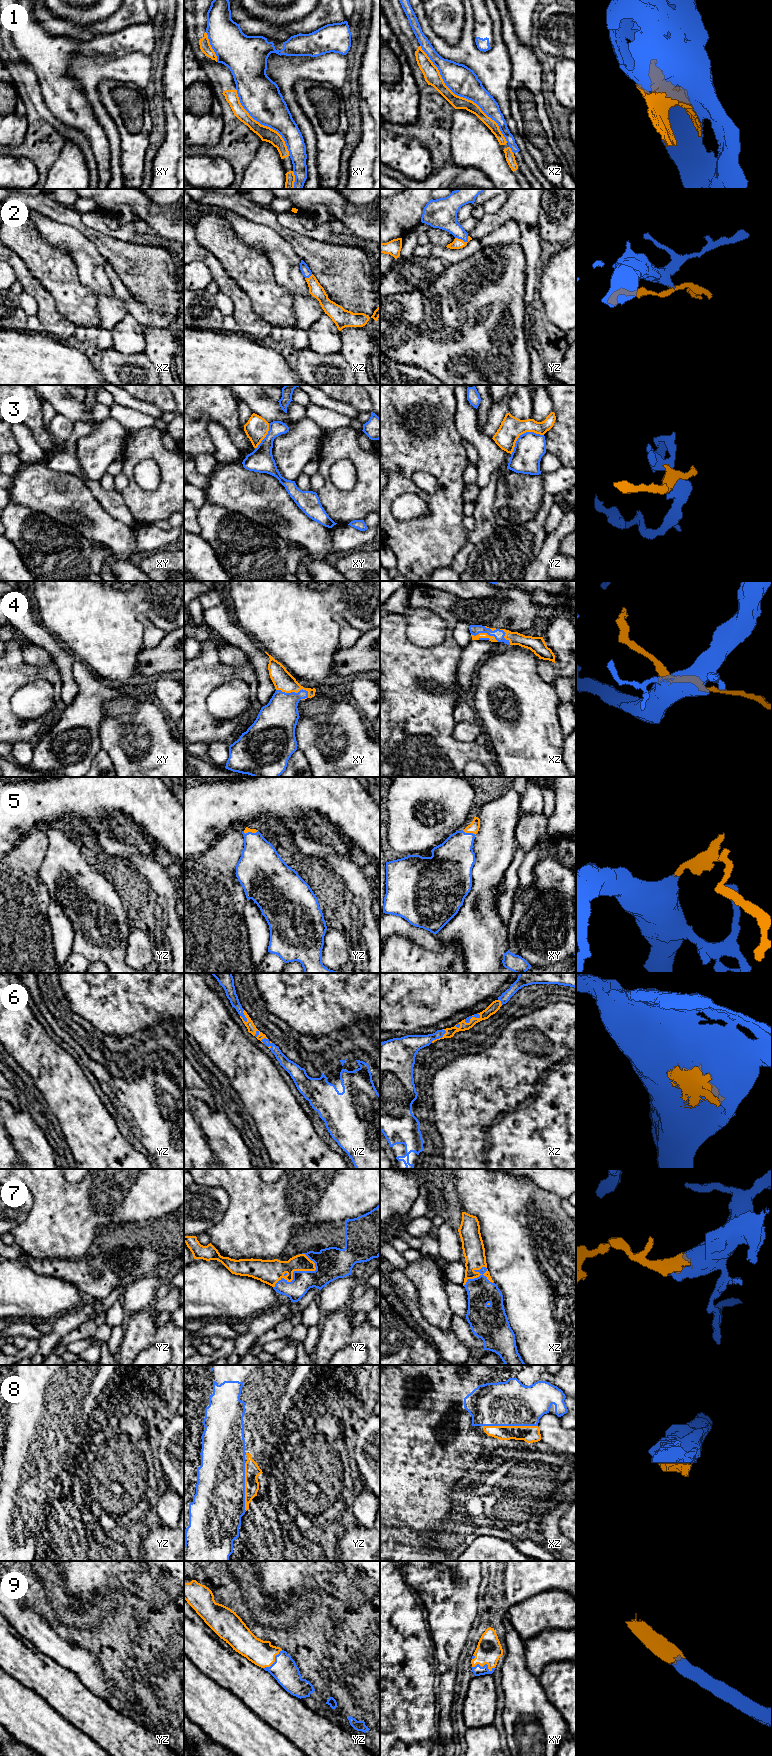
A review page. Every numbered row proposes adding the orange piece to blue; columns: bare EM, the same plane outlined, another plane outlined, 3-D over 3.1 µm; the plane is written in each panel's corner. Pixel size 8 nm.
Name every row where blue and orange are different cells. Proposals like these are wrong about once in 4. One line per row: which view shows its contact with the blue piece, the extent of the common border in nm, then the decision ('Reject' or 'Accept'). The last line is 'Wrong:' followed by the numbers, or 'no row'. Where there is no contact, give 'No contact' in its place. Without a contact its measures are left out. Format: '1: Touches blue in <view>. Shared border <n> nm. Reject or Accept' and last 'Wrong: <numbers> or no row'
1: Touches blue in xz. Shared border 1050 nm. Reject
2: Touches blue in yz. Shared border 120 nm. Accept
3: Touches blue in yz. Shared border 300 nm. Reject
4: Touches blue in xy. Shared border 280 nm. Accept
5: Touches blue in xy. Shared border 120 nm. Accept
6: Touches blue in xz. Shared border 160 nm. Accept
7: Touches blue in yz. Shared border 400 nm. Accept
8: Touches blue in xz. Shared border 440 nm. Accept
9: Touches blue in xy. Shared border 180 nm. Accept
Wrong: 1, 3

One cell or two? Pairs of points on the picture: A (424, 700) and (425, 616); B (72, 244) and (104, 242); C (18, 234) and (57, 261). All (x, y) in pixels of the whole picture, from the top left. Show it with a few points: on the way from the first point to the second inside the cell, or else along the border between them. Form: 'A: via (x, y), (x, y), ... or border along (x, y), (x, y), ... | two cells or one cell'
A: border along (406, 632), (418, 646), (435, 646), (446, 635) | two cells
B: border along (75, 228), (95, 246), (105, 259) | two cells
C: via (28, 244), (44, 261), (47, 261) | one cell

